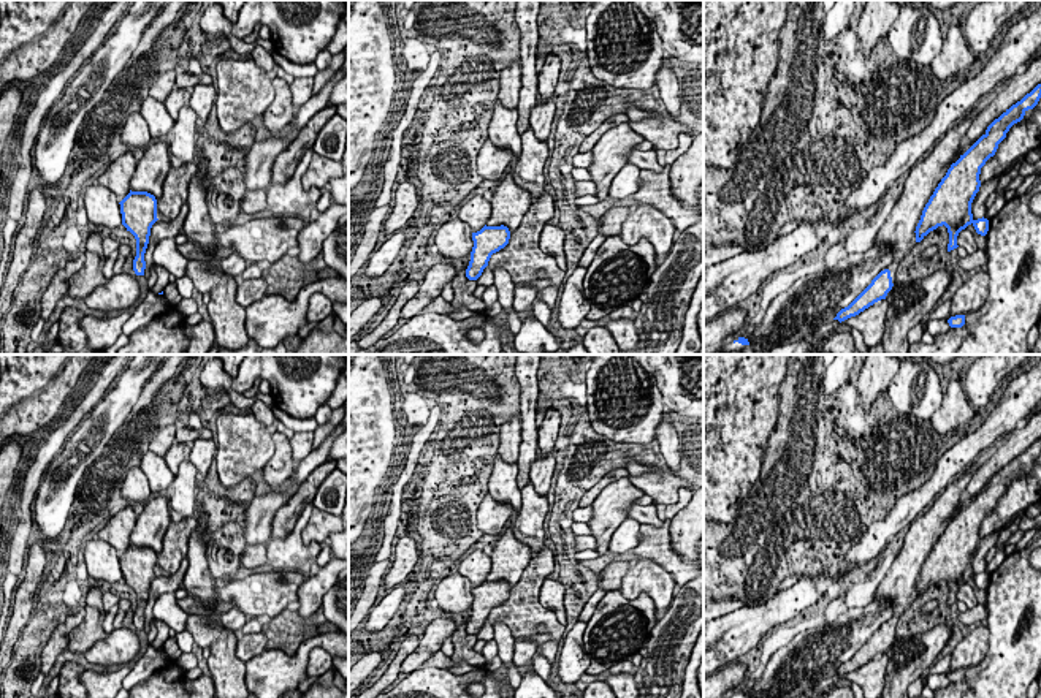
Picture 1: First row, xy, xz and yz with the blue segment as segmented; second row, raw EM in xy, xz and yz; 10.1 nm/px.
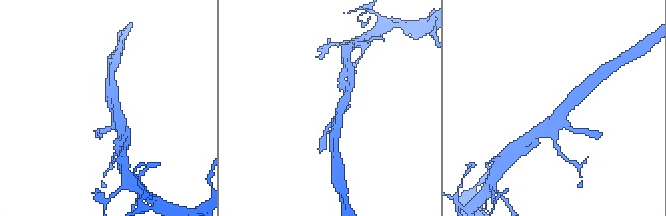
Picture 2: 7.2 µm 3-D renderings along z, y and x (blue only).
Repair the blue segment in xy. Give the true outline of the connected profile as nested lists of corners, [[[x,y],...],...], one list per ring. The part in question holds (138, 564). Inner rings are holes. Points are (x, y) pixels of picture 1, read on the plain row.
[[[132,505],[116,513],[109,522],[97,532],[97,538],[109,543],[120,559],[122,579],[136,594],[136,611],[133,625],[144,630],[144,608],[149,598],[151,582],[157,573],[157,554],[147,546],[133,546],[130,535],[135,529],[136,516]]]

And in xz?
[[[475,549],[469,554],[455,570],[472,584],[474,601],[466,632],[469,635],[477,635],[488,620],[491,609],[509,598],[510,586],[504,579],[486,579],[491,570],[491,557],[482,549]]]

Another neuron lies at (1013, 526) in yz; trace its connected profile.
[[[1019,511],[1001,530],[998,541],[986,556],[986,563],[989,563],[993,556],[998,552],[998,549],[1009,540],[1012,533],[1016,533],[1020,529],[1020,519],[1025,516],[1025,511]]]

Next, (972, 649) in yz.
[[[979,625],[967,633],[951,654],[951,665],[944,674],[979,665],[989,651],[989,628]]]

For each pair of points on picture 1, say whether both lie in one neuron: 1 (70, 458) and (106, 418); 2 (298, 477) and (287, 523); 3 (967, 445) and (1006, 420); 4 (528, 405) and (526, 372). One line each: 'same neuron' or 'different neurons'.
1: same neuron
2: different neurons
3: same neuron
4: same neuron

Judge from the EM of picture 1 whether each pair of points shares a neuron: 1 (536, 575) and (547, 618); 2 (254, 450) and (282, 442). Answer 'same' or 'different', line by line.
1: same
2: different

